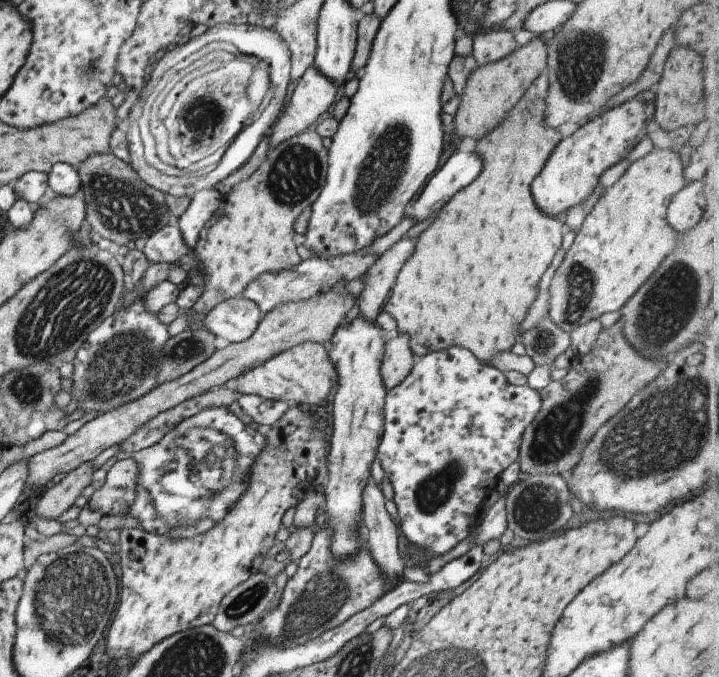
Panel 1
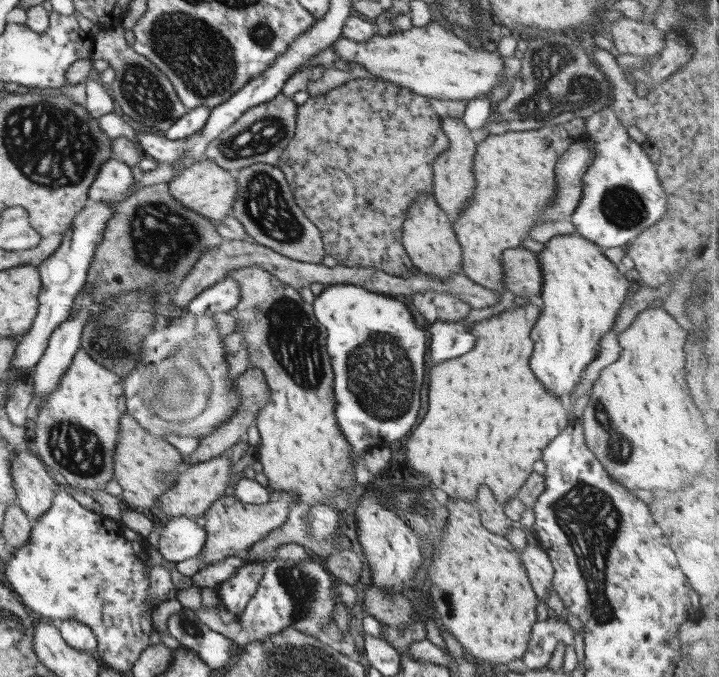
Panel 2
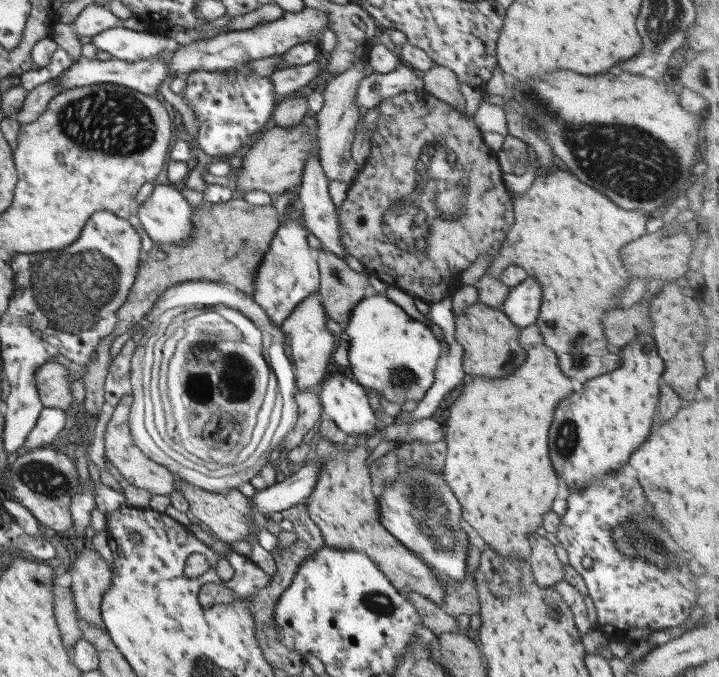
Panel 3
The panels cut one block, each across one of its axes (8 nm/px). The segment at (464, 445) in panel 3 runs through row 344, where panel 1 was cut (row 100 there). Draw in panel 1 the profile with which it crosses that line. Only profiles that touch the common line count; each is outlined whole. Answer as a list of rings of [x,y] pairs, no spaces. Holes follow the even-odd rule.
[[[541,72],[529,85],[529,88],[525,90],[524,95],[517,101],[513,110],[496,127],[493,127],[483,137],[476,140],[474,153],[478,155],[481,161],[481,170],[469,186],[465,186],[459,192],[455,192],[443,204],[443,208],[435,214],[435,218],[429,222],[429,226],[415,238],[415,248],[412,250],[413,254],[410,254],[409,258],[401,265],[395,280],[392,282],[391,293],[385,299],[382,311],[388,312],[395,319],[398,334],[408,334],[408,345],[412,354],[422,357],[427,353],[451,346],[461,346],[466,348],[470,353],[473,353],[473,356],[476,356],[477,360],[486,363],[493,354],[507,351],[515,342],[519,341],[518,328],[521,320],[523,320],[523,316],[525,316],[525,312],[527,312],[527,308],[529,308],[529,304],[533,302],[533,298],[537,294],[537,280],[545,272],[545,268],[549,266],[549,262],[552,262],[551,258],[553,258],[555,250],[559,248],[559,242],[561,242],[561,236],[563,236],[564,232],[564,225],[561,222],[561,218],[545,216],[544,212],[539,212],[535,208],[531,196],[529,196],[531,181],[535,178],[539,170],[541,170],[541,167],[545,164],[545,161],[549,158],[557,143],[562,139],[559,130],[552,129],[544,123],[544,108],[546,107],[547,93],[548,76],[546,72]]]

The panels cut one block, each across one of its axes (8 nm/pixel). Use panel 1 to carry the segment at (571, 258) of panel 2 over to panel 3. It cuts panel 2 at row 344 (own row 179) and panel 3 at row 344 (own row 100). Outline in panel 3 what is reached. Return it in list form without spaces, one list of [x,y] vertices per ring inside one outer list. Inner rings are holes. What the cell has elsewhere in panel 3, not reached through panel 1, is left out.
[[[639,333],[631,342],[617,349],[617,354],[620,356],[617,368],[585,380],[578,392],[571,391],[565,398],[561,398],[553,412],[553,422],[549,426],[547,438],[549,458],[555,474],[565,480],[569,489],[598,483],[605,475],[618,471],[621,464],[628,462],[631,450],[635,450],[653,428],[657,416],[657,380],[663,372],[663,361],[657,356],[654,339],[651,334]]]

